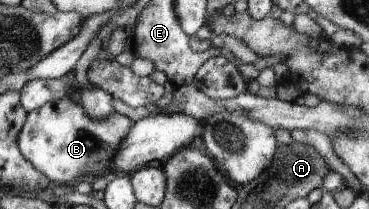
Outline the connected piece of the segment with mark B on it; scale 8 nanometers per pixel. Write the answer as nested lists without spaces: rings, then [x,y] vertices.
[[[64,97],[28,112],[21,134],[17,136],[17,144],[26,160],[45,173],[53,185],[70,188],[82,180],[82,176],[90,180],[116,175],[111,172],[111,164],[119,144],[128,136],[132,126],[133,121],[128,116],[116,111],[106,118],[95,119],[80,103]]]

